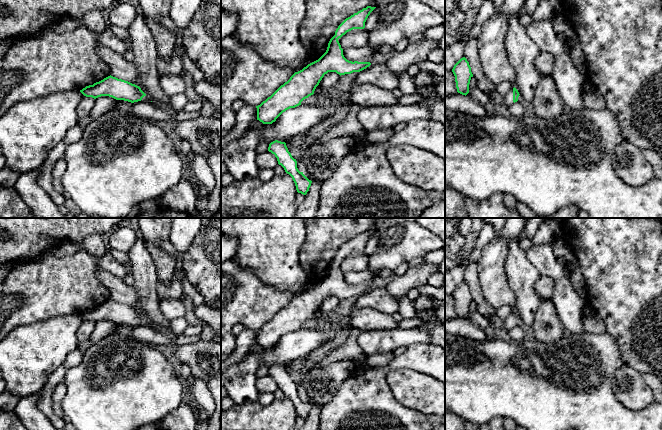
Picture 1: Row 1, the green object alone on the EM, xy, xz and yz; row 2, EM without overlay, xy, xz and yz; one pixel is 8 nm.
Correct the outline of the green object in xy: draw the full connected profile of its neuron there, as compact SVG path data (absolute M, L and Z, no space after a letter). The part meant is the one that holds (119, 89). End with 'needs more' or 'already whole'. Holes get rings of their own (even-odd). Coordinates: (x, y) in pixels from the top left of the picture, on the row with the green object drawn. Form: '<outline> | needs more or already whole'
M111 75L93 85L86 86L80 92L84 96L94 99L101 96L109 96L116 100L124 100L131 103L141 101L146 96L139 86Z | already whole

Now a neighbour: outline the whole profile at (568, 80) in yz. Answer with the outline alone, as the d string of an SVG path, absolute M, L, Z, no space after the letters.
M533 20L525 29L540 51L554 55L555 63L551 75L565 107L582 109L582 85L586 78L574 66L570 48L558 38L553 23L548 20Z

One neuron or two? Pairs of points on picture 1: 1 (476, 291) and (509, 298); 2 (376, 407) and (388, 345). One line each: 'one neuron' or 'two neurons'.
1: two neurons
2: two neurons

